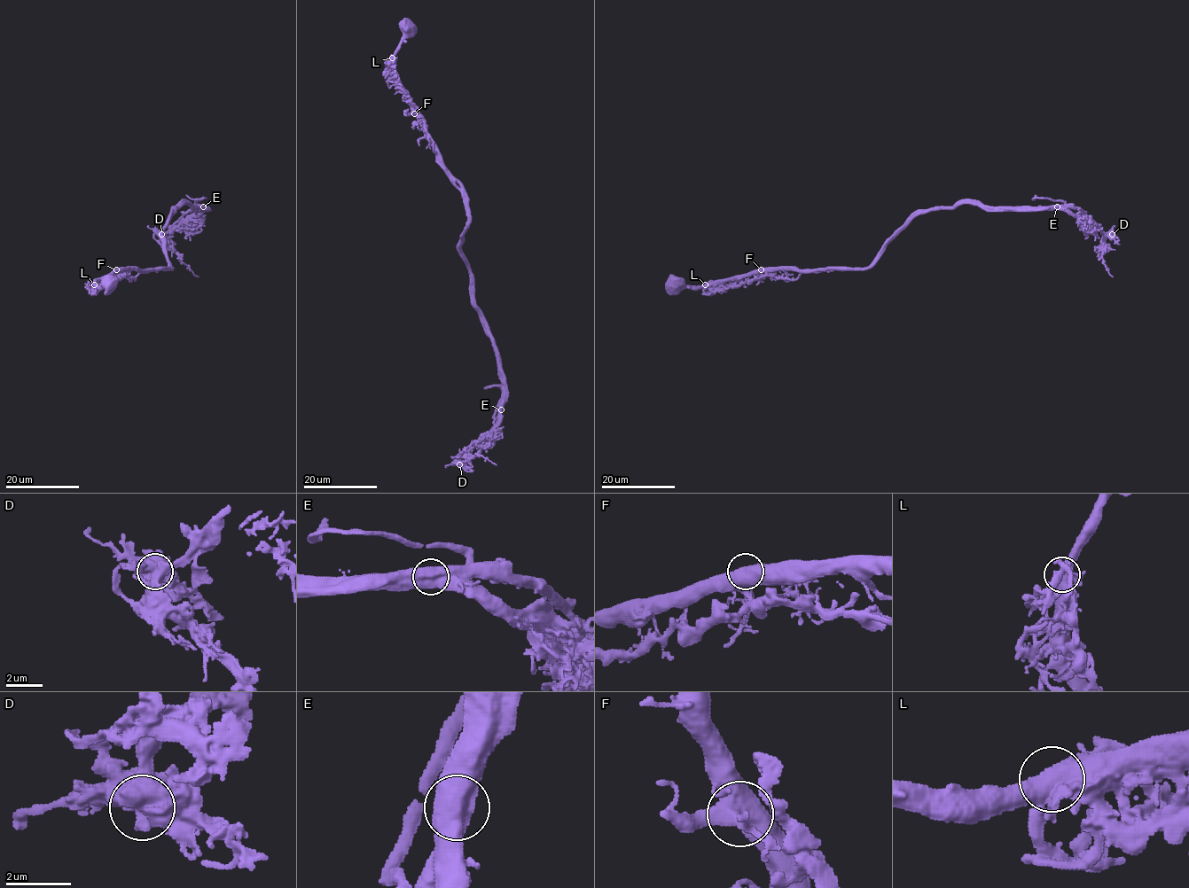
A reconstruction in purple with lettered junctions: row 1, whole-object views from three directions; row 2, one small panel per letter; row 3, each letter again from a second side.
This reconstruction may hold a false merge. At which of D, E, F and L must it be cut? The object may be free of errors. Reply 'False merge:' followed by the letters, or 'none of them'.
False merge: E

